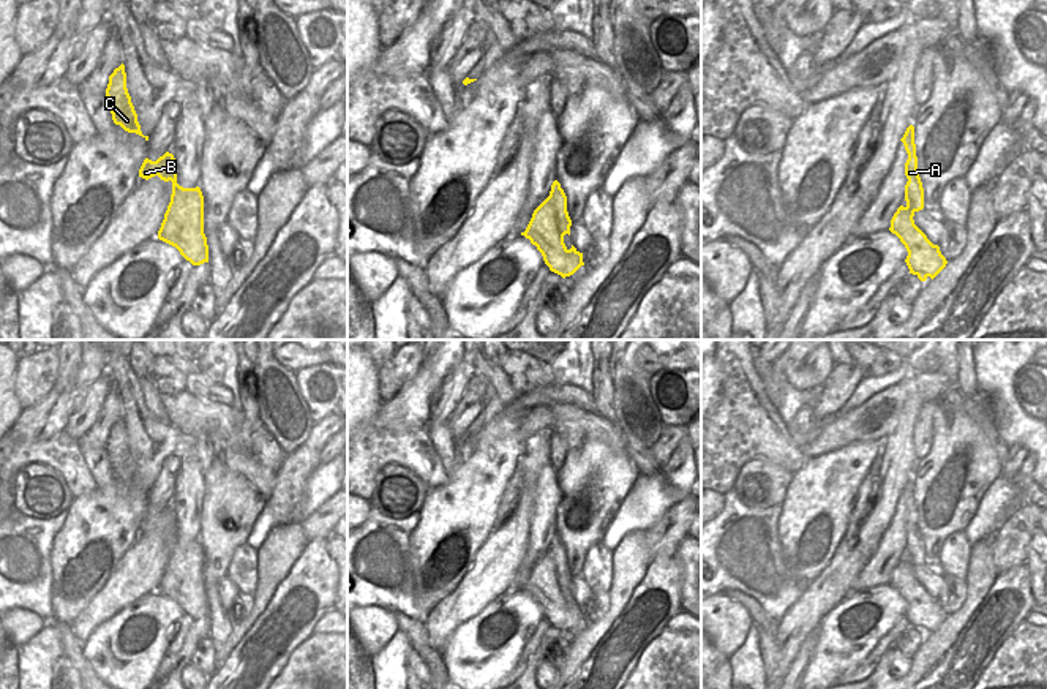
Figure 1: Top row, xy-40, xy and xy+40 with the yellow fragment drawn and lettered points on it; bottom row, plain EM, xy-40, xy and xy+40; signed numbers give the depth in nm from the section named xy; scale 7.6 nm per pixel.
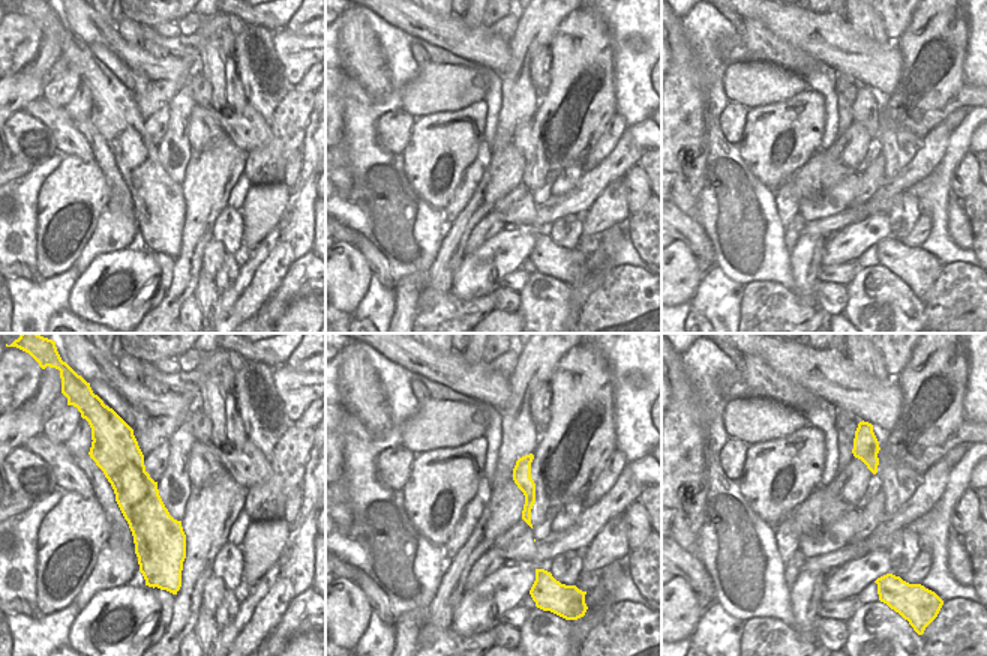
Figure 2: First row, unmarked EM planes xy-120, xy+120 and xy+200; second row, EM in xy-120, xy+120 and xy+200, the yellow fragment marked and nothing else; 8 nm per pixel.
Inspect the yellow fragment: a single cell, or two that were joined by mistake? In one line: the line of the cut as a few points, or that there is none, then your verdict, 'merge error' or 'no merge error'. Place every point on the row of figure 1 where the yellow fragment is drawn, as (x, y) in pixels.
cut in xy along (550, 195), (559, 226), (567, 233); merge error

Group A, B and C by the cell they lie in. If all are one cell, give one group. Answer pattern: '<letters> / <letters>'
A / B C

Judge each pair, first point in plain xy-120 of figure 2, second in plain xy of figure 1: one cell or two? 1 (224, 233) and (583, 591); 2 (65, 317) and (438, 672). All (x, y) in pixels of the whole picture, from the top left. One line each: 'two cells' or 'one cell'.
1: two cells
2: two cells

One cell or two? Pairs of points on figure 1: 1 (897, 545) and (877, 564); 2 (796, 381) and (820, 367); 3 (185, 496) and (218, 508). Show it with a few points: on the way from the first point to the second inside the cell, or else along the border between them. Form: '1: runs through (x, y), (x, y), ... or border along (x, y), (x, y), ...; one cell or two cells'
1: runs through (893, 549), (881, 560); one cell
2: runs through (803, 380), (814, 372); one cell
3: border along (207, 485), (201, 533), (196, 539); two cells

